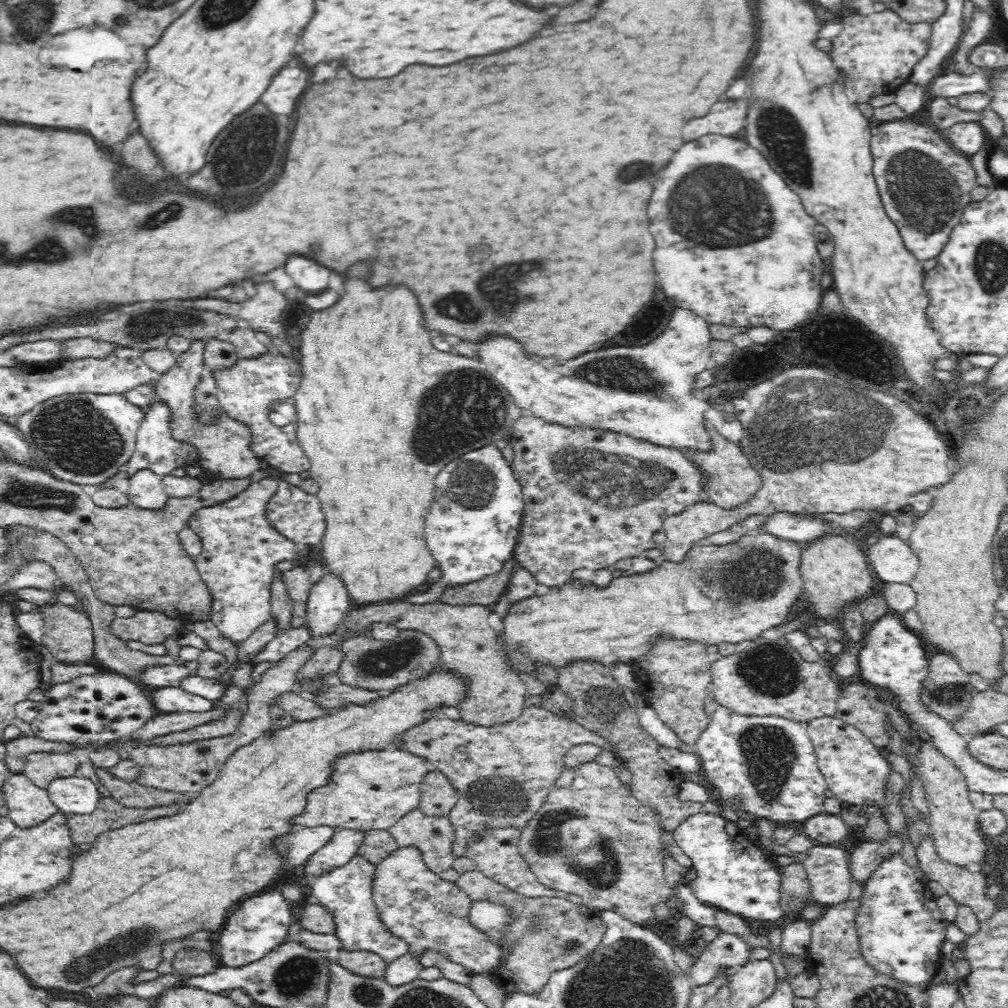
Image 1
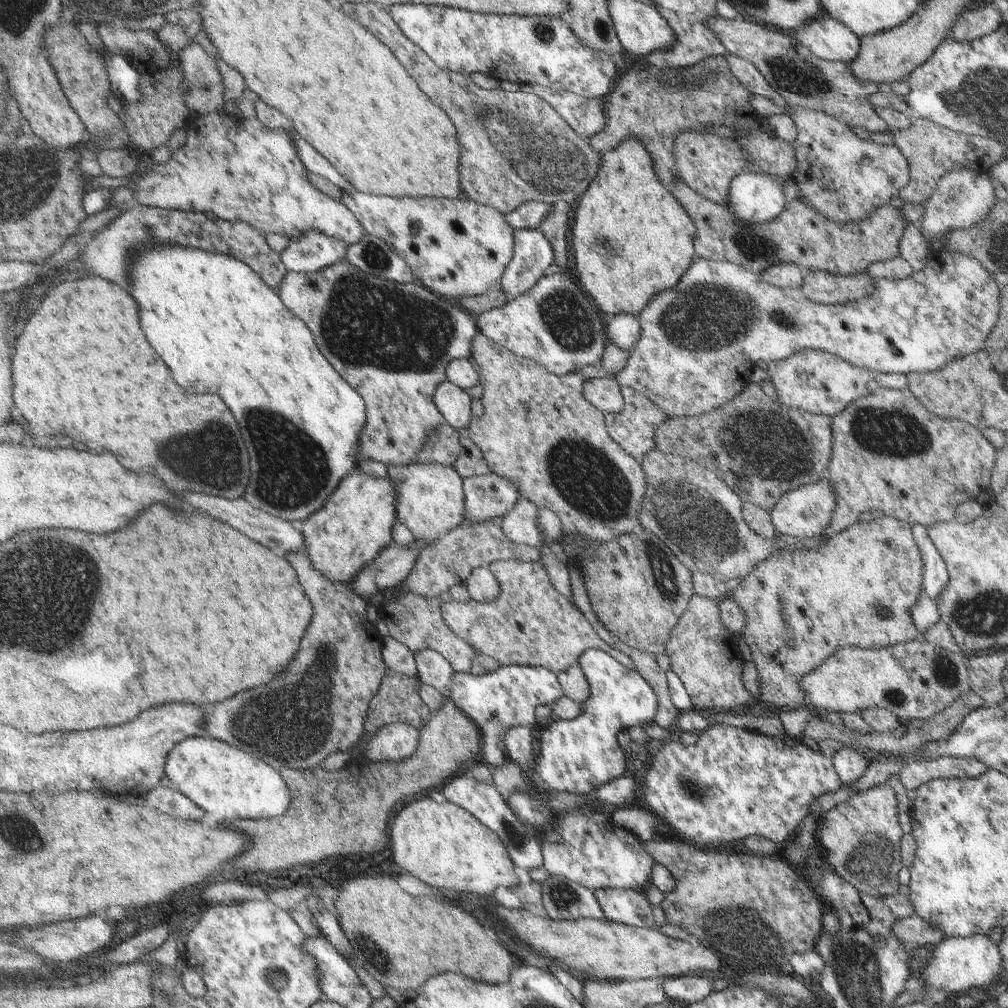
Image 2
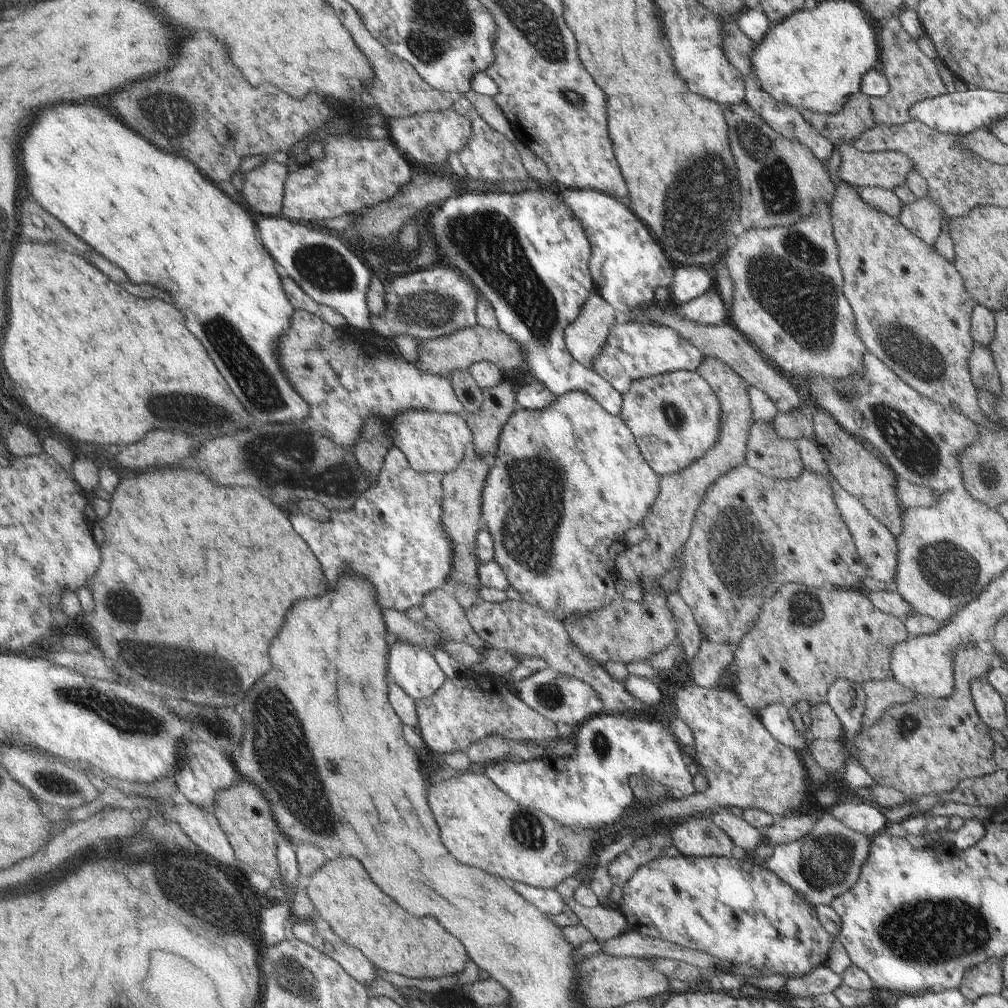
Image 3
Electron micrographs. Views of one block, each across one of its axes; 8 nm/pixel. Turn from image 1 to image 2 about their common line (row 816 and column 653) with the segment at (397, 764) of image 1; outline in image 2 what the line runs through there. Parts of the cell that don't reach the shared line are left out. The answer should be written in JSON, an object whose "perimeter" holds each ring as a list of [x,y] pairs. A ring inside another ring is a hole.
{"perimeter":[[[935,251],[921,270],[909,274],[907,278],[885,280],[875,277],[874,279],[875,282],[873,282],[873,288],[869,290],[869,294],[865,294],[863,298],[859,298],[855,302],[847,302],[845,305],[820,304],[810,302],[809,298],[802,295],[799,287],[797,289],[773,287],[769,282],[763,280],[760,273],[752,274],[751,270],[735,265],[733,262],[697,258],[691,269],[687,270],[686,276],[678,282],[674,289],[663,290],[663,294],[655,297],[638,315],[639,341],[635,342],[635,345],[630,349],[625,366],[613,378],[618,385],[630,387],[631,390],[645,395],[659,410],[665,411],[668,417],[693,417],[719,408],[719,406],[730,402],[731,398],[735,398],[741,390],[747,390],[749,378],[747,366],[758,367],[765,363],[769,364],[769,367],[777,367],[779,362],[791,359],[793,355],[804,349],[826,351],[857,367],[863,367],[865,370],[902,373],[905,376],[936,372],[957,358],[960,359],[985,349],[985,338],[989,336],[989,332],[995,324],[995,318],[997,318],[997,286],[995,286],[994,278],[977,258],[961,254],[961,252]]]}

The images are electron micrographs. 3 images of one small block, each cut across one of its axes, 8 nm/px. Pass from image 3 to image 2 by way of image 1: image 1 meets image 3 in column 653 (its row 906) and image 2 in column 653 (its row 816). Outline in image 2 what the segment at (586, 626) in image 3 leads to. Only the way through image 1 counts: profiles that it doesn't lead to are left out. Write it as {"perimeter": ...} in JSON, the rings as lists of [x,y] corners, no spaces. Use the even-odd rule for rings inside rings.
{"perimeter":[[[643,528],[601,542],[591,560],[581,560],[591,607],[599,622],[627,647],[651,655],[665,650],[666,640],[691,602],[694,586],[685,563],[674,553],[668,541]]]}

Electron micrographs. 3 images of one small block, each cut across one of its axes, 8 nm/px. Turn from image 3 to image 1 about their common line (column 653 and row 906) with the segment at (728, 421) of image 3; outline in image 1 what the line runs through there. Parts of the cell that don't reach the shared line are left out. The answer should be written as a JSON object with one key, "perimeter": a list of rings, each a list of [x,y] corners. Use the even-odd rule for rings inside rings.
{"perimeter":[[[478,870],[464,872],[459,876],[456,884],[460,887],[460,890],[465,891],[471,902],[475,902],[478,899],[488,899],[501,903],[501,906],[507,907],[509,910],[517,911],[518,922],[514,921],[513,925],[506,928],[509,929],[509,932],[505,934],[507,936],[506,940],[503,939],[503,944],[507,948],[507,950],[504,950],[504,946],[502,946],[501,951],[502,956],[505,956],[505,963],[500,964],[491,973],[491,976],[503,987],[506,994],[510,994],[512,991],[524,991],[529,995],[539,995],[545,989],[554,971],[564,970],[581,962],[586,958],[587,954],[594,952],[595,948],[598,948],[605,935],[604,922],[599,916],[599,909],[575,905],[565,898],[548,898],[548,896],[530,898],[522,896],[522,894],[518,894],[502,886],[501,883],[488,878]]]}

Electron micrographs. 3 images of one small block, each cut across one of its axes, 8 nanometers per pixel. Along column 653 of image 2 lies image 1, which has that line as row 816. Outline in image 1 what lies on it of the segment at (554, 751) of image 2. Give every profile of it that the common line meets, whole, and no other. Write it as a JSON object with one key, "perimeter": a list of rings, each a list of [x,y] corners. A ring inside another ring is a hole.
{"perimeter":[[[708,812],[699,813],[688,816],[673,831],[678,849],[693,862],[689,883],[671,890],[681,902],[680,910],[702,927],[717,926],[718,911],[737,915],[746,925],[754,926],[754,930],[762,922],[778,922],[783,916],[780,906],[783,868],[776,864],[775,854],[770,854],[758,838],[749,838],[736,823]]]}

